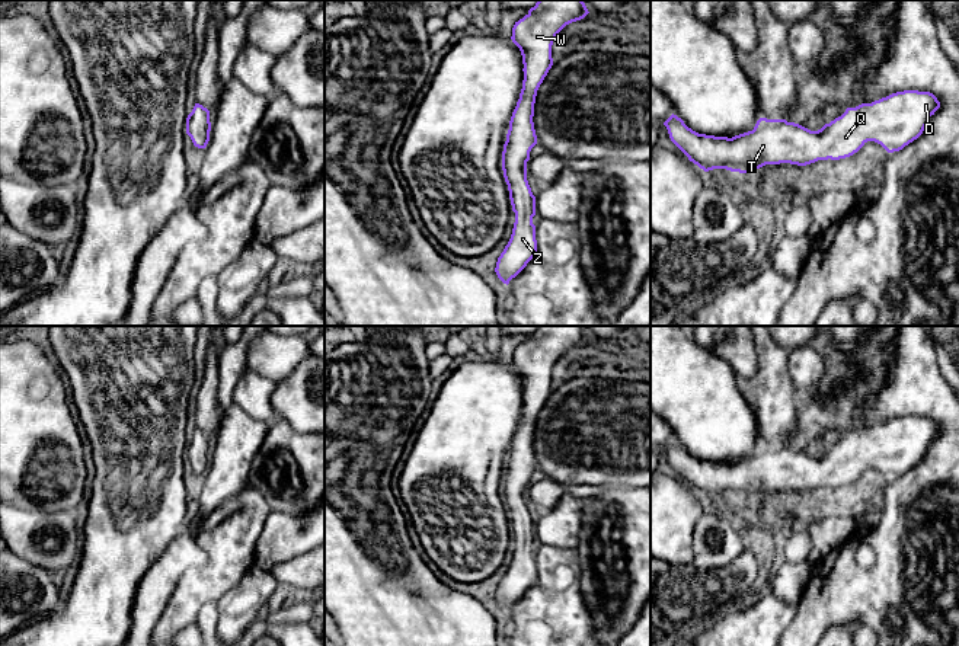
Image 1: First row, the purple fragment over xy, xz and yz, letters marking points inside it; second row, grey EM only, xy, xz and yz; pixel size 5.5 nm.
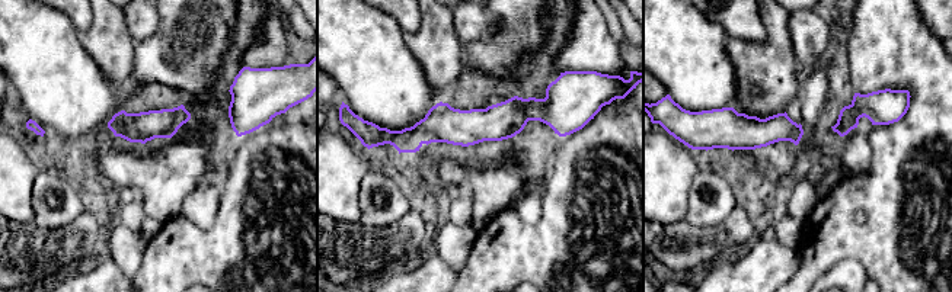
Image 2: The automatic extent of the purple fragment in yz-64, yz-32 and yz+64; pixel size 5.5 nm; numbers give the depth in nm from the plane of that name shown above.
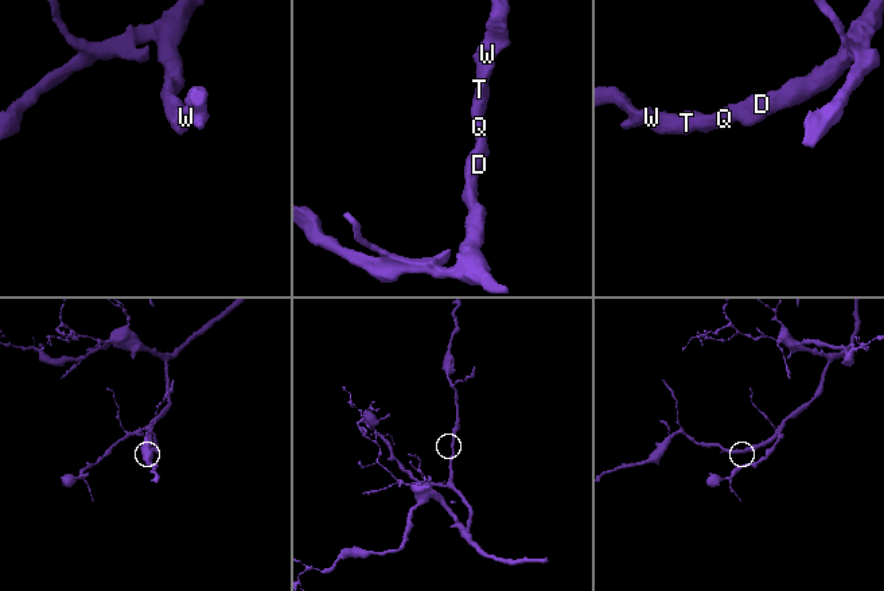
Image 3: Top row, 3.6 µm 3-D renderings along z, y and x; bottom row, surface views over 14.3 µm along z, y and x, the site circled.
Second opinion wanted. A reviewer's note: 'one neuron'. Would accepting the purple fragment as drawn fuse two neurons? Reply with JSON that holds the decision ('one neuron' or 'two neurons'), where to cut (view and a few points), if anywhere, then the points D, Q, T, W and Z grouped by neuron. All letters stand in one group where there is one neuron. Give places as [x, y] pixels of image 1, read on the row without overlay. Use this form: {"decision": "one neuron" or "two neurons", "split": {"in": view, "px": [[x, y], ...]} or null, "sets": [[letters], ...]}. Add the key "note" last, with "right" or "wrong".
{"decision": "one neuron", "split": null, "sets": [["D", "Q", "T", "W", "Z"]], "note": "right"}

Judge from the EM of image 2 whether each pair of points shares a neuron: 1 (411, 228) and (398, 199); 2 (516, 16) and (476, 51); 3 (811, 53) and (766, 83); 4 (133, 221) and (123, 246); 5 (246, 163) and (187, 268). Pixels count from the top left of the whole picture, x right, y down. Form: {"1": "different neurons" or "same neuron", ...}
{"1": "different neurons", "2": "same neuron", "3": "different neurons", "4": "different neurons", "5": "same neuron"}

